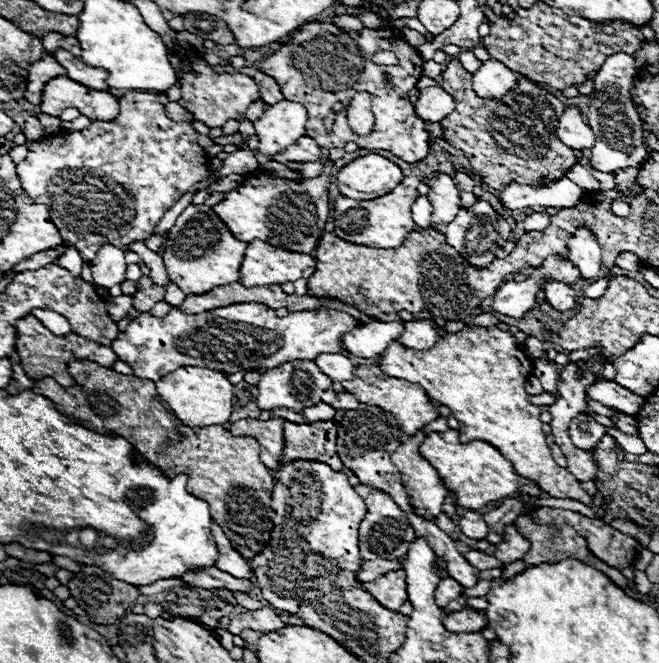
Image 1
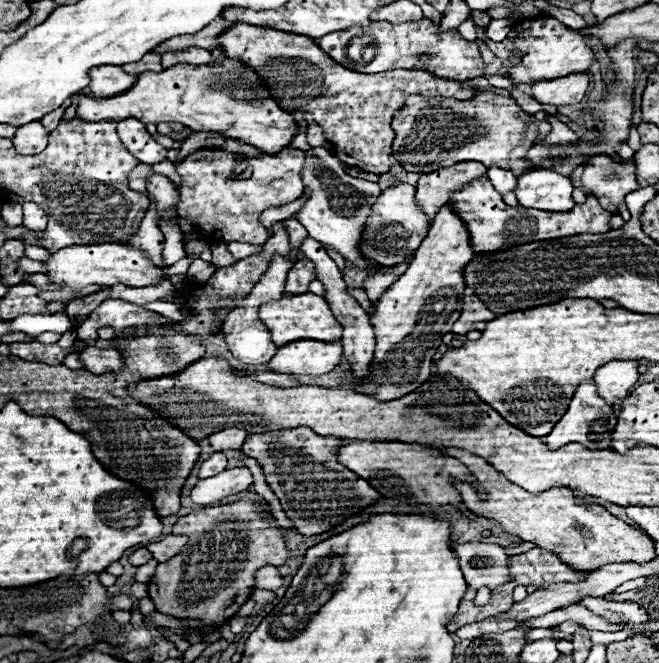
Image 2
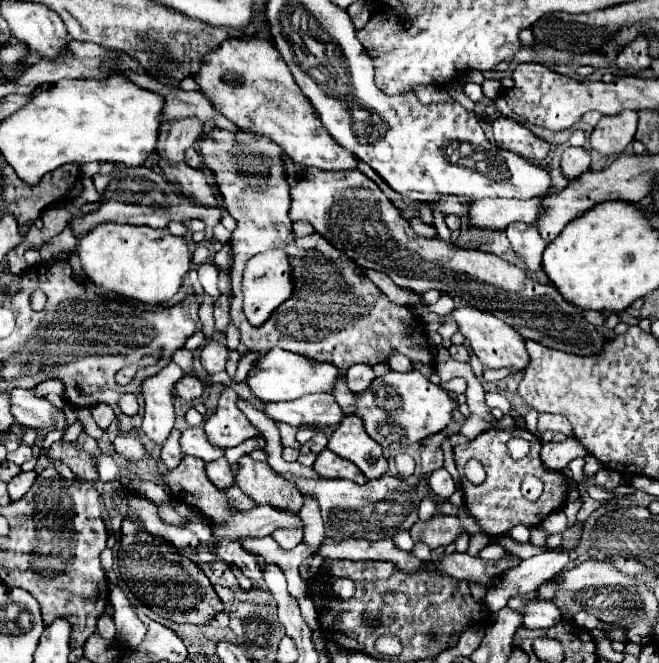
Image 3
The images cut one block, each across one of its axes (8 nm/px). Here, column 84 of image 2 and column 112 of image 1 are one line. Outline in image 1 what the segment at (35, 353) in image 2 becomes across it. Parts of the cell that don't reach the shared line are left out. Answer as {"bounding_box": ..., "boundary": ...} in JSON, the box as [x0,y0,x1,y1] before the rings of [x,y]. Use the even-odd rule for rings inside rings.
{"bounding_box":[112,304,358,382],"boundary":[[[232,304],[202,314],[184,314],[178,308],[164,318],[142,312],[112,342],[112,350],[126,362],[138,378],[158,382],[180,366],[202,366],[218,372],[268,370],[292,360],[314,360],[318,354],[344,350],[342,334],[358,328],[358,320],[346,312],[320,308],[290,312],[280,318],[264,304]]]}

